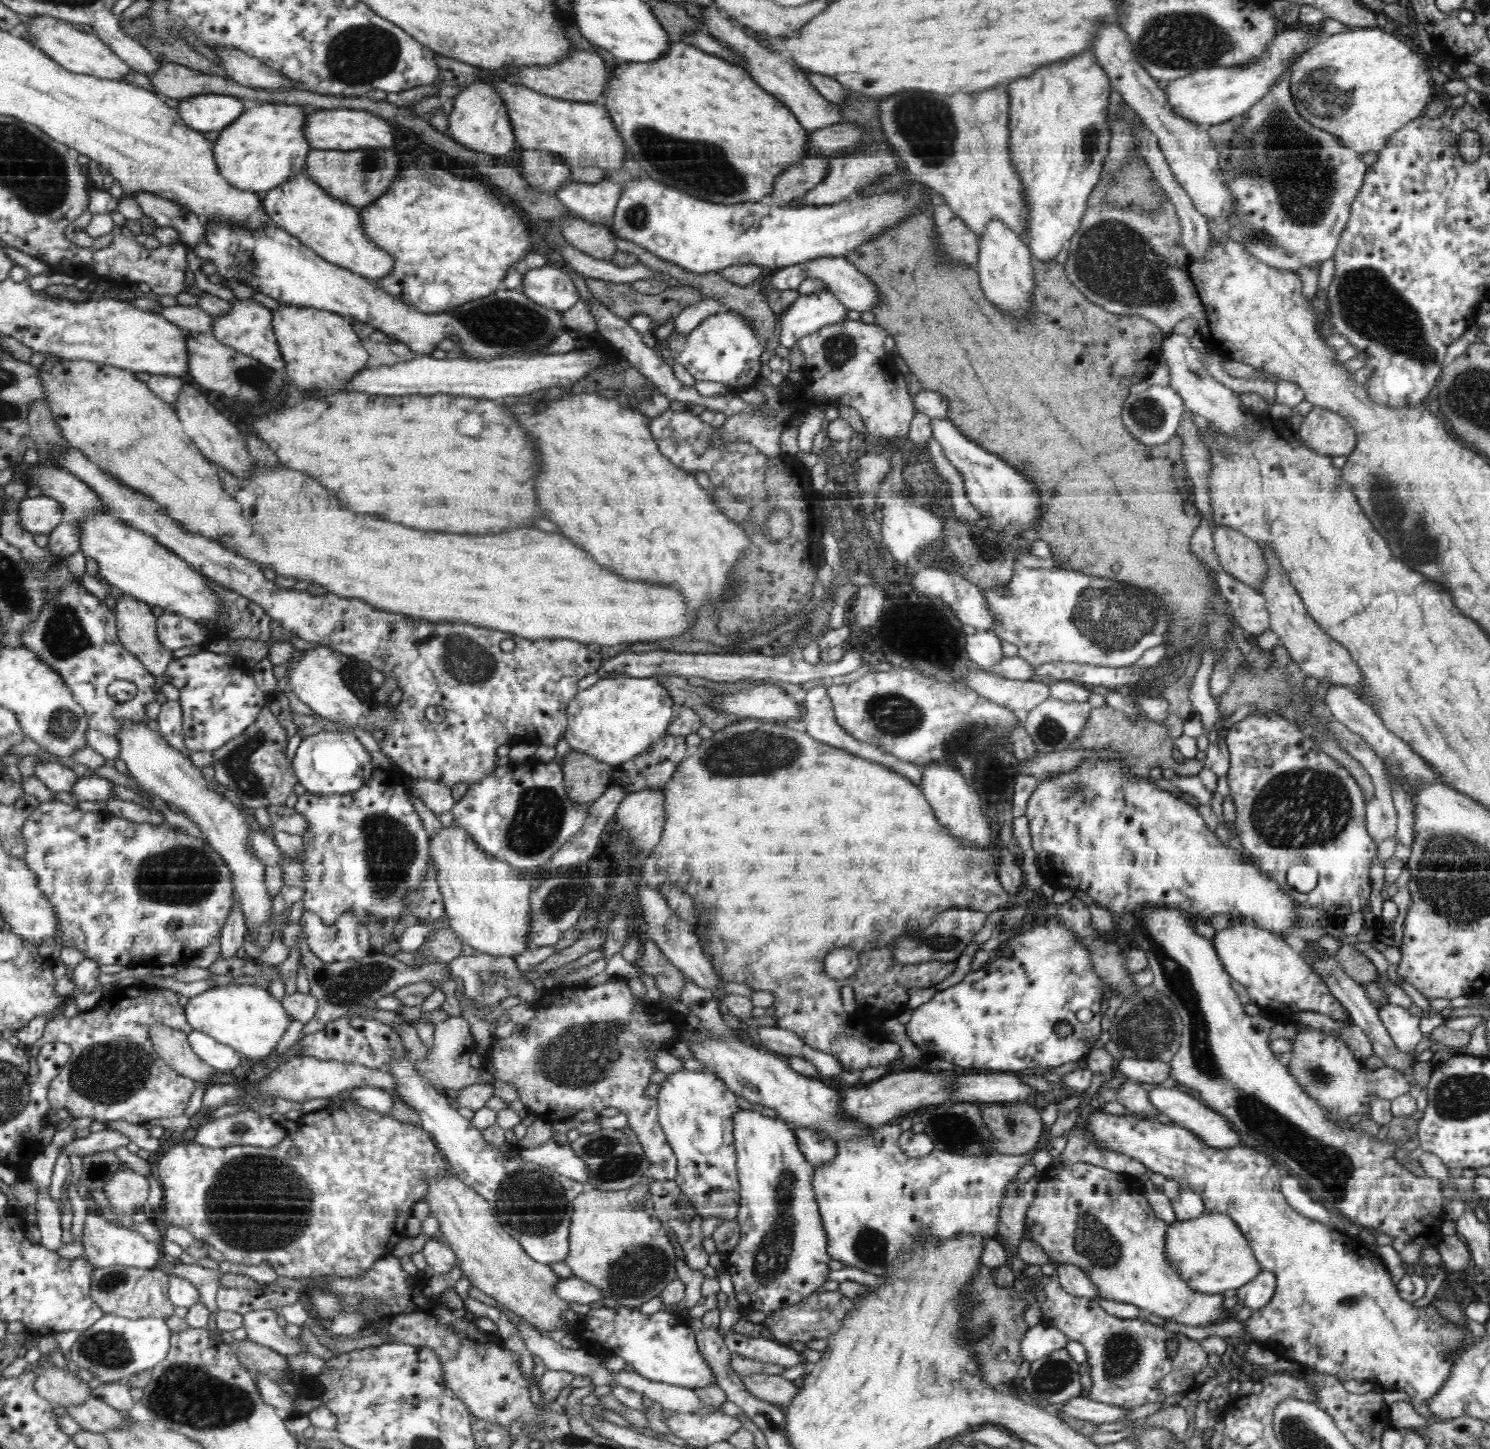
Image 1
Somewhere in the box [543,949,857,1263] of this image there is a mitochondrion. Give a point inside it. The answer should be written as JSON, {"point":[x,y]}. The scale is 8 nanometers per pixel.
{"point":[611,1161]}

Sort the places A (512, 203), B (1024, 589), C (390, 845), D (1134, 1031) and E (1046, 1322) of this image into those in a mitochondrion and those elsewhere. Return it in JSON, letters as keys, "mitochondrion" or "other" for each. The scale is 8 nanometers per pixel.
{"A":"other","B":"other","C":"mitochondrion","D":"mitochondrion","E":"other"}

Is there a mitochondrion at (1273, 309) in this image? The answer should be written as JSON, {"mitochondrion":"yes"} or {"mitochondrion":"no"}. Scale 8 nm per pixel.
{"mitochondrion":"no"}

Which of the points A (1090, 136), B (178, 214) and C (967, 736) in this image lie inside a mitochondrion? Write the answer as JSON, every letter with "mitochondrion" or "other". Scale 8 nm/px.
{"A":"mitochondrion","B":"mitochondrion","C":"mitochondrion"}

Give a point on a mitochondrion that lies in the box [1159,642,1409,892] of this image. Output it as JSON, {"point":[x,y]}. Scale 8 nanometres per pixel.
{"point":[1306,807]}

